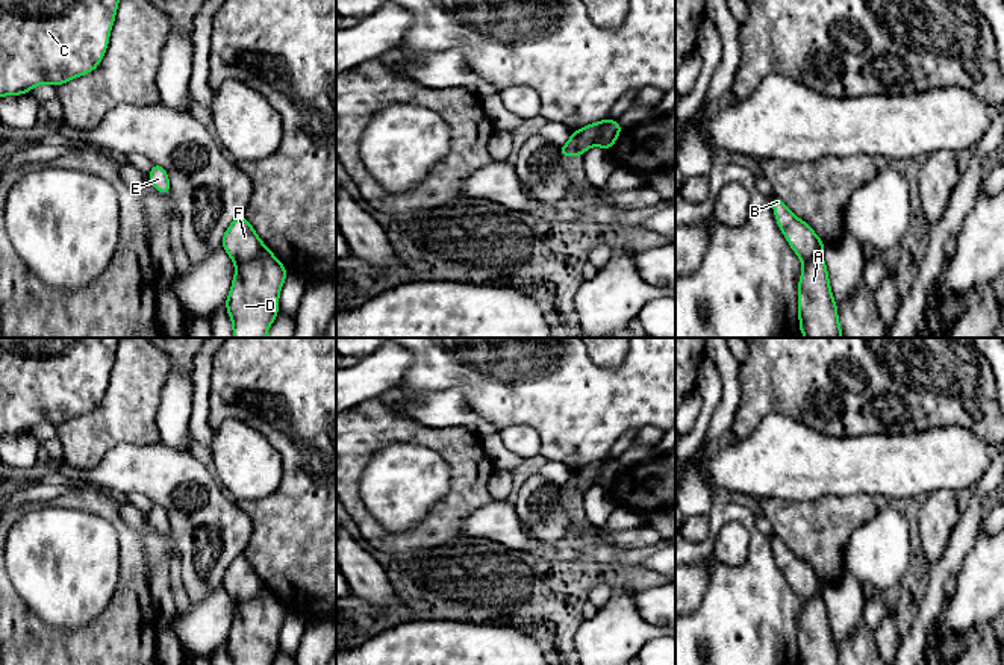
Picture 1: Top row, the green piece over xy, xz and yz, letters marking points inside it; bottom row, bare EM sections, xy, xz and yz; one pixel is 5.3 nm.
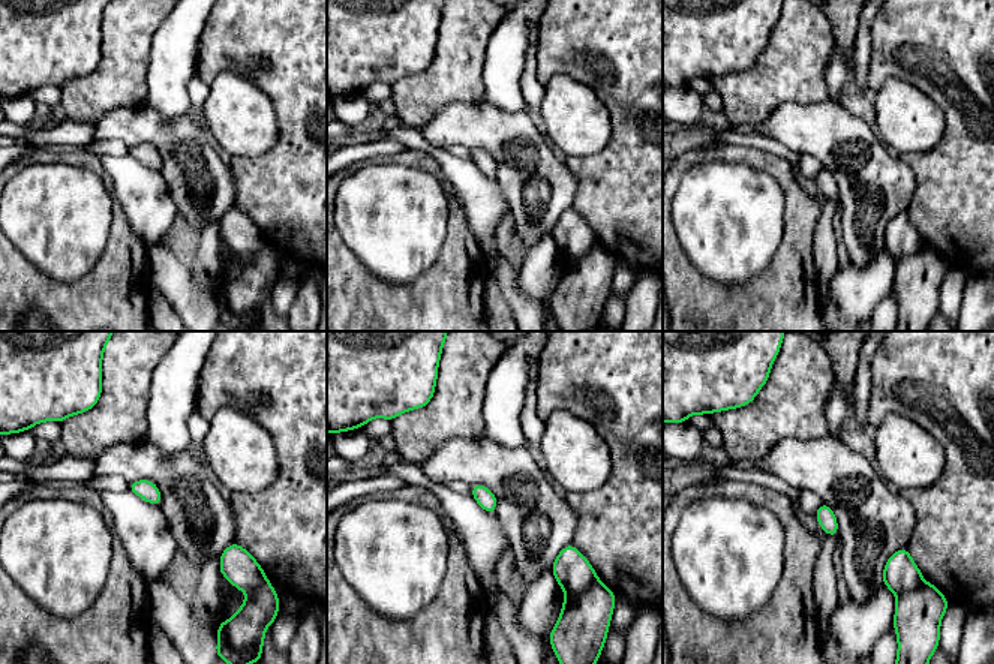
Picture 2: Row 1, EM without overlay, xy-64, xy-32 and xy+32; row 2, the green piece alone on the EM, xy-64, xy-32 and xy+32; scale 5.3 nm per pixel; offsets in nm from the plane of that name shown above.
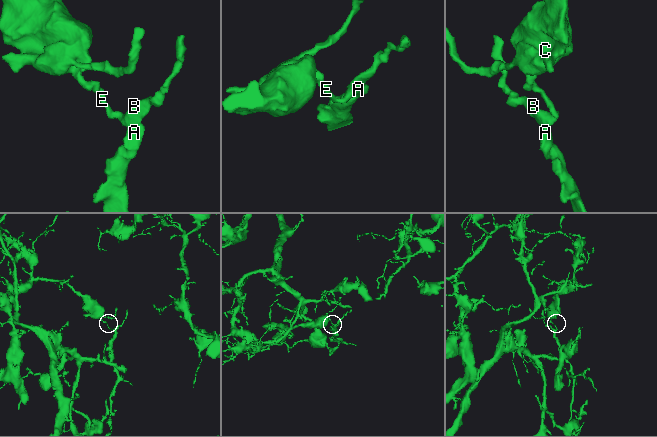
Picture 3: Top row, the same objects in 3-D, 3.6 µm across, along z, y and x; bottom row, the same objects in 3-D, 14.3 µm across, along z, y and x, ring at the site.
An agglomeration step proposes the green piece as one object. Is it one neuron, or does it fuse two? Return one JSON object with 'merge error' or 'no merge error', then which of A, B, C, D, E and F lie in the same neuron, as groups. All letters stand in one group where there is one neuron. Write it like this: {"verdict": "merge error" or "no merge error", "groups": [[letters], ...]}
{"verdict": "merge error", "groups": [["A", "D"], ["B", "C", "E", "F"]]}

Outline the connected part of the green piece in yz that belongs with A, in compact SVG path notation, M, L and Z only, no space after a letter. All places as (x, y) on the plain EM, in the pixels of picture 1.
M822 595L804 601L798 620L800 665L840 665Z

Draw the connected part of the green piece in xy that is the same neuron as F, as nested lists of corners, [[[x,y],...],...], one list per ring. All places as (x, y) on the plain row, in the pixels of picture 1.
[[[244,554],[230,562],[223,574],[221,586],[235,603],[248,601],[267,588]]]

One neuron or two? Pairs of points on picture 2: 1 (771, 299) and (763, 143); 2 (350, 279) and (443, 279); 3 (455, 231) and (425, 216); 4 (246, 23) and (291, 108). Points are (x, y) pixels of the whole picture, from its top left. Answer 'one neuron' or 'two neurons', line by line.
1: two neurons
2: one neuron
3: two neurons
4: one neuron

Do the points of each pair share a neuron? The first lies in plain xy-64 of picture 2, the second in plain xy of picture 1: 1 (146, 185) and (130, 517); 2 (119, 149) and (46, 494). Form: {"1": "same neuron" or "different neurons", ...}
{"1": "same neuron", "2": "same neuron"}

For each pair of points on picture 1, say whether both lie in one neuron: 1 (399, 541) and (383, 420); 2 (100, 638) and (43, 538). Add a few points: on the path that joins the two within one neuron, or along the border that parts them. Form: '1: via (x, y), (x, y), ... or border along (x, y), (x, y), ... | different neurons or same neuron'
1: via (365, 521), (352, 502), (352, 453) | same neuron
2: border along (112, 594), (108, 605), (84, 626), (55, 629) | different neurons

